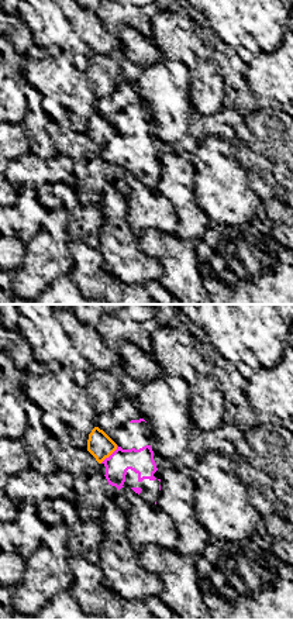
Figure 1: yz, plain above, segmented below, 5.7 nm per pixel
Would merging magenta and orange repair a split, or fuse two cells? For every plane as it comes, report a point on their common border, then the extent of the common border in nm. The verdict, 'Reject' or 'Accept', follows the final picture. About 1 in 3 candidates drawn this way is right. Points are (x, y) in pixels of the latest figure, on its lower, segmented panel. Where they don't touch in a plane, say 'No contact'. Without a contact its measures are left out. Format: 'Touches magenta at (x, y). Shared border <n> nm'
Touches magenta at (110, 455). Shared border 140 nm

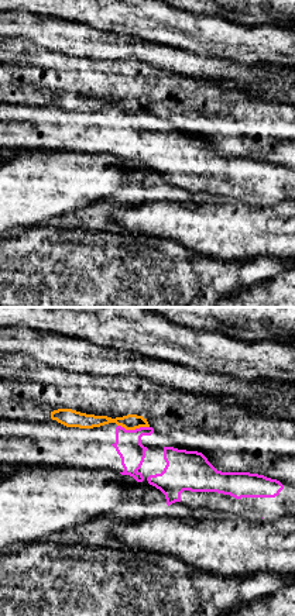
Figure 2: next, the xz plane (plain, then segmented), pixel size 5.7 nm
Touches magenta at (133, 430). Shared border 180 nm

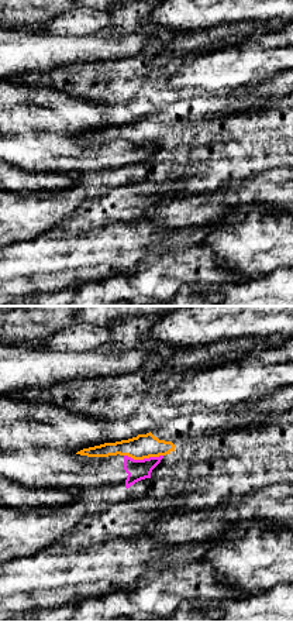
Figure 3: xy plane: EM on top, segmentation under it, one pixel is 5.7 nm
Touches magenta at (144, 459). Shared border 220 nm

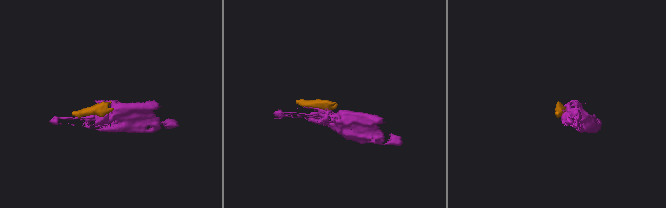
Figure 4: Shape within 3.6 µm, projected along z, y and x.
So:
Reject

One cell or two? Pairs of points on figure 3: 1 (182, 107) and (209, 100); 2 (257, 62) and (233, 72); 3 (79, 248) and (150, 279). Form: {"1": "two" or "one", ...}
{"1": "one", "2": "one", "3": "two"}

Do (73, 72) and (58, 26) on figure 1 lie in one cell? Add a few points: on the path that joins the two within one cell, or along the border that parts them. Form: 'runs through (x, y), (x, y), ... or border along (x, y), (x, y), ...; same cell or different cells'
runs through (62, 61), (57, 51), (57, 37); same cell

